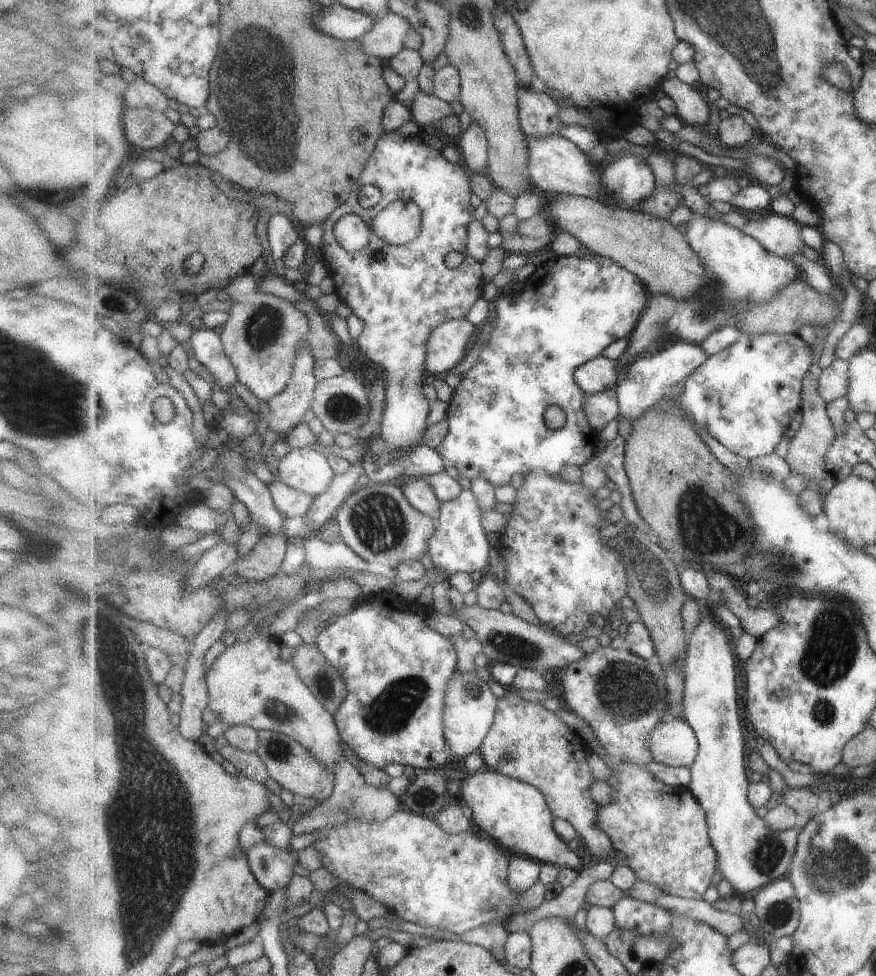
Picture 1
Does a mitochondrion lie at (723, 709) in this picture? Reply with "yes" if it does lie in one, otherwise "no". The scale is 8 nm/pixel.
yes

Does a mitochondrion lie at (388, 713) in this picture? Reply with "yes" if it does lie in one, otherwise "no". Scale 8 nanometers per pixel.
yes

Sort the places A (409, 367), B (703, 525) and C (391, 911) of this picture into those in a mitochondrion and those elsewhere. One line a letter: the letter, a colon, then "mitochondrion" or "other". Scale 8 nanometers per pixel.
A: other
B: mitochondrion
C: other

